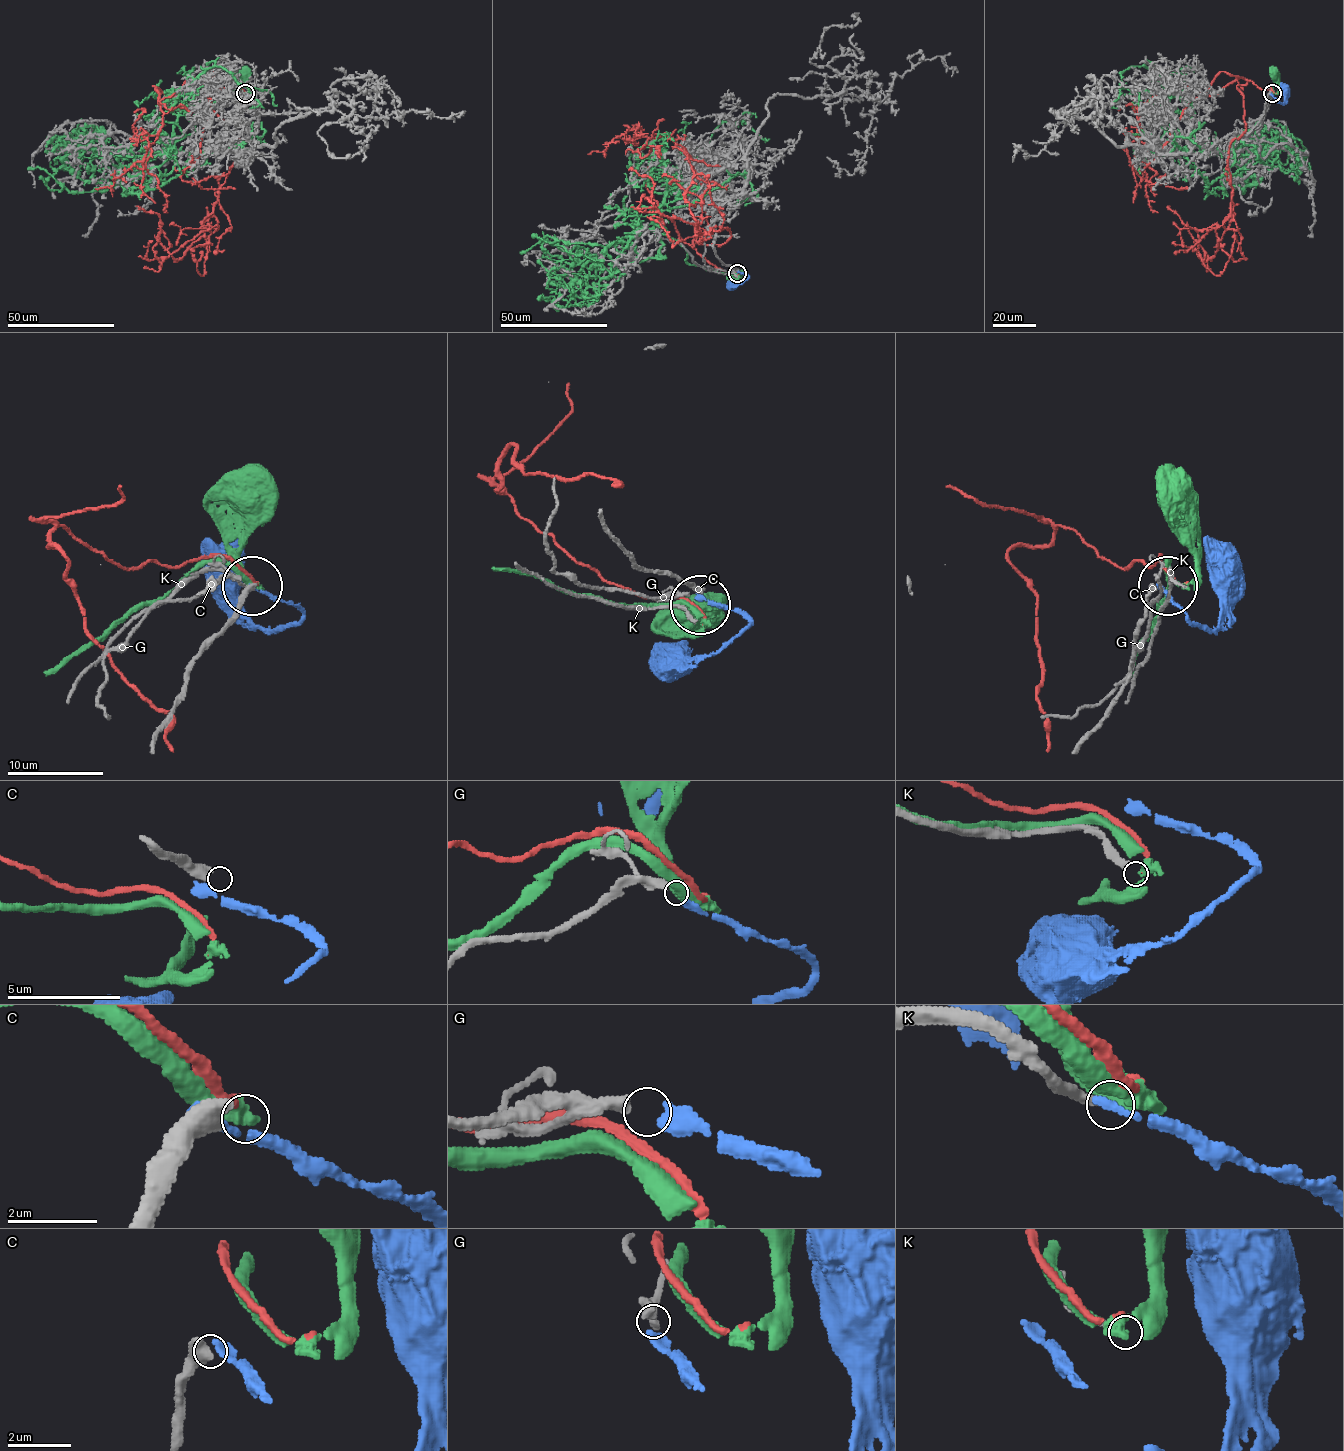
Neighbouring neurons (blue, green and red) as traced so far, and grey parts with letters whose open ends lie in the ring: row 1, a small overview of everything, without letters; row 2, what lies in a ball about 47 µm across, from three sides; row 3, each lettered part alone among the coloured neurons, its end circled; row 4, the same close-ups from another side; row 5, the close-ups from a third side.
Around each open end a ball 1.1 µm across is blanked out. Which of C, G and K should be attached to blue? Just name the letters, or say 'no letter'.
G

